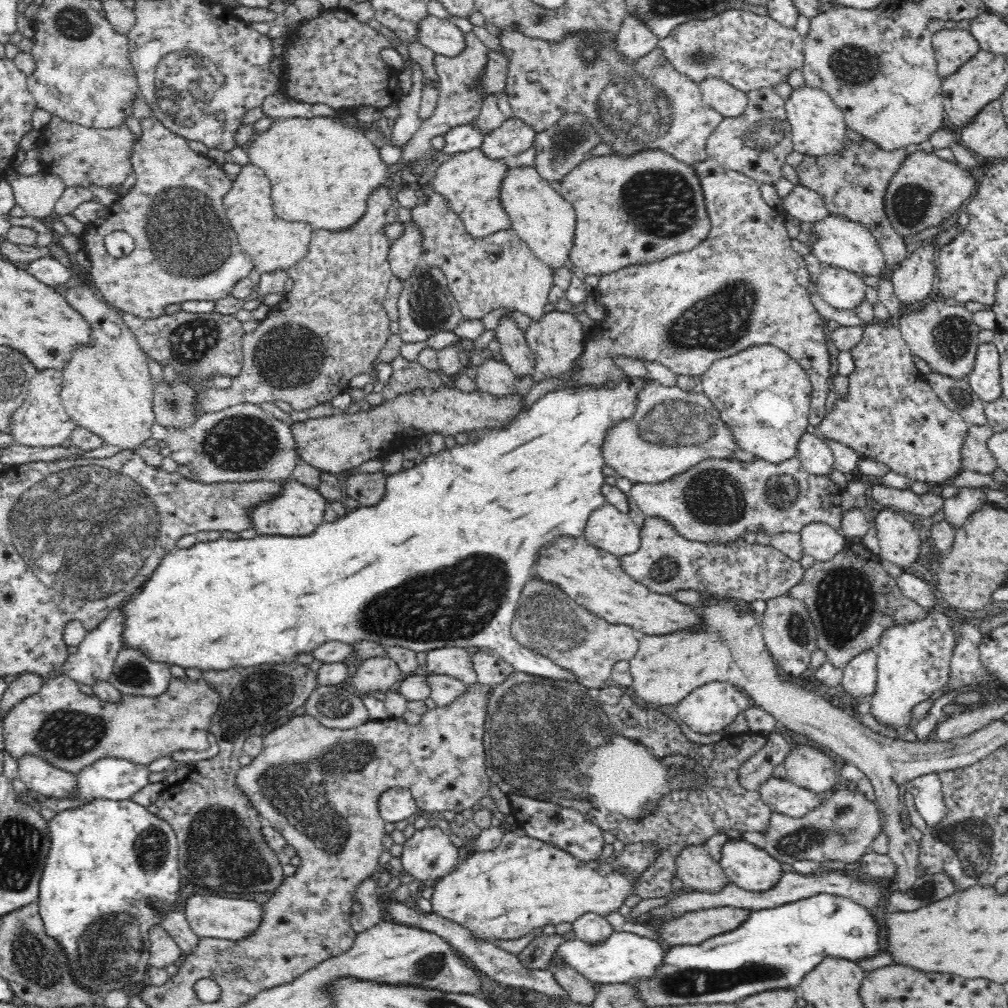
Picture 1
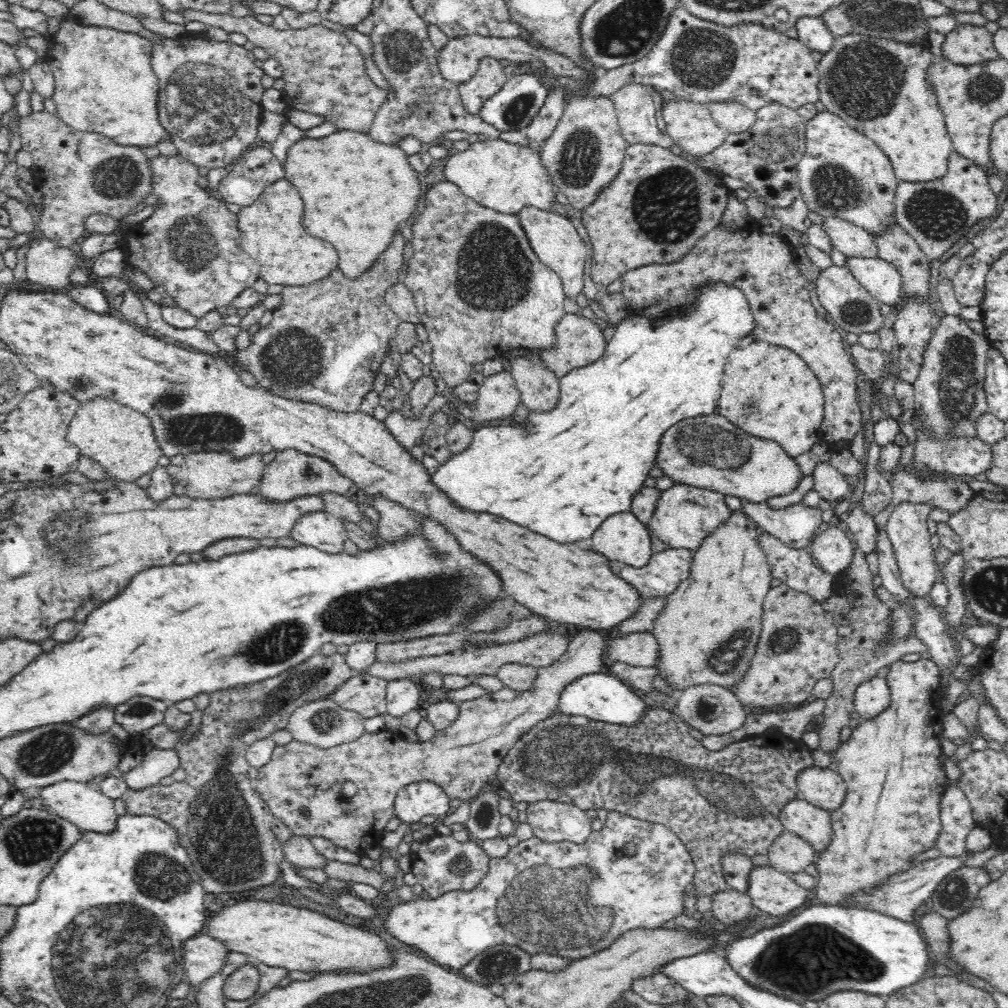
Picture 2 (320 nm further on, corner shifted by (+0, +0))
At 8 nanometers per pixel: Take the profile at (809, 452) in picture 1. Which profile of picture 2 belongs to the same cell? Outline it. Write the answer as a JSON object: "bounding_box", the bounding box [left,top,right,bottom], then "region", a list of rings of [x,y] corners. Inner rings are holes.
{"bounding_box":[812,462,853,504],"region":[[[829,462],[818,464],[816,469],[813,470],[812,476],[814,476],[814,489],[817,491],[819,498],[833,504],[842,500],[842,497],[848,494],[853,484],[853,481],[845,478]]]}

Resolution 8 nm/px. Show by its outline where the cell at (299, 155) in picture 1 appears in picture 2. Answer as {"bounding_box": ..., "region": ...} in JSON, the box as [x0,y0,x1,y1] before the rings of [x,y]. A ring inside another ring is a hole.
{"bounding_box":[285,130,426,279],"region":[[[353,130],[335,131],[324,138],[304,137],[290,148],[285,162],[285,178],[297,186],[306,204],[303,225],[312,236],[330,242],[339,254],[339,269],[346,279],[357,279],[389,248],[400,224],[412,218],[418,208],[426,184],[412,169],[406,154],[399,146],[372,140],[367,133]]]}

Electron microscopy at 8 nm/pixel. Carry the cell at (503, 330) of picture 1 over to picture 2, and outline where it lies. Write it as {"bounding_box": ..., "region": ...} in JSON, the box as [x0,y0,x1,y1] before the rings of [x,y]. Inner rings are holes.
{"bounding_box":[511,356,560,414],"region":[[[514,356],[511,365],[511,376],[521,393],[521,402],[530,412],[546,414],[558,408],[560,379],[550,369],[522,356]]]}

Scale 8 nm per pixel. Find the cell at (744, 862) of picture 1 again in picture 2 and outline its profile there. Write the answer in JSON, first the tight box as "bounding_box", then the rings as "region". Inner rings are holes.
{"bounding_box":[749,867,808,917],"region":[[[754,867],[750,874],[749,898],[754,907],[772,917],[786,917],[800,908],[806,902],[808,892],[798,886],[789,874],[773,867]]]}

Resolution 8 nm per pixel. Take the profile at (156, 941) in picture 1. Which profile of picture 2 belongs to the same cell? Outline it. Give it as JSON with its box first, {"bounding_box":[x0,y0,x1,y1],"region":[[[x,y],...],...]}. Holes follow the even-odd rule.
{"bounding_box":[182,933,231,986],"region":[[[207,933],[185,940],[182,955],[185,981],[202,986],[204,981],[221,972],[230,953],[231,950],[221,940]]]}

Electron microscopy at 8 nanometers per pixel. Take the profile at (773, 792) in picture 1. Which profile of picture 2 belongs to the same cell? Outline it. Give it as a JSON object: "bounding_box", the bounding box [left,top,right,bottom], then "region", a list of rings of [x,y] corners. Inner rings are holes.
{"bounding_box":[779,798,833,857],"region":[[[796,798],[782,807],[779,819],[786,831],[808,843],[817,857],[826,852],[833,835],[830,811]]]}

